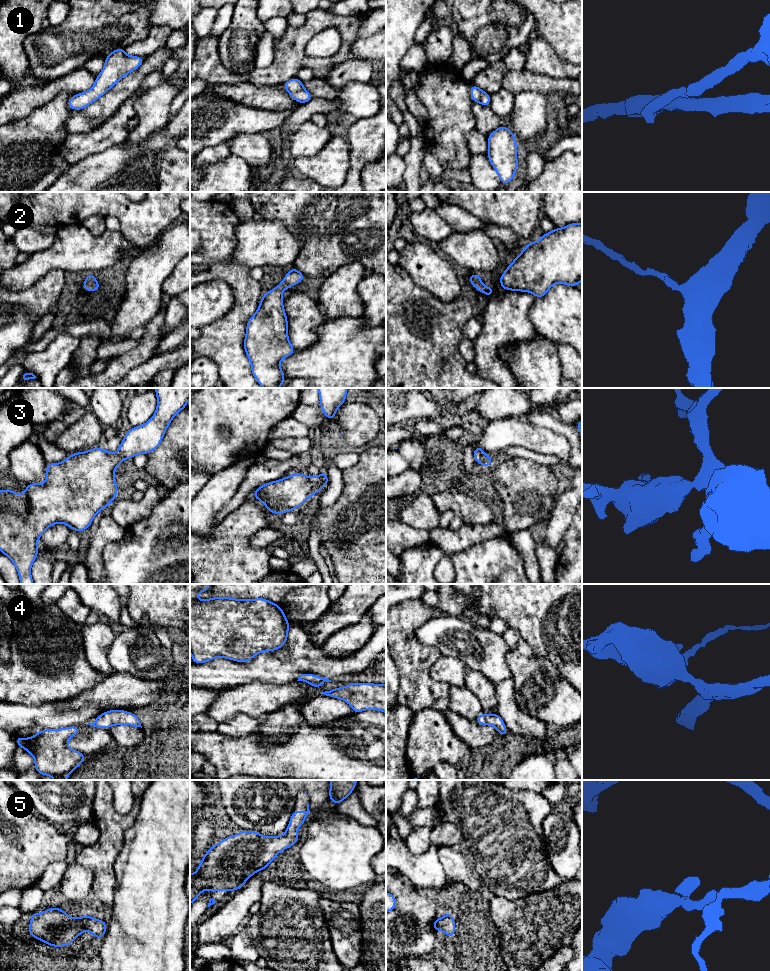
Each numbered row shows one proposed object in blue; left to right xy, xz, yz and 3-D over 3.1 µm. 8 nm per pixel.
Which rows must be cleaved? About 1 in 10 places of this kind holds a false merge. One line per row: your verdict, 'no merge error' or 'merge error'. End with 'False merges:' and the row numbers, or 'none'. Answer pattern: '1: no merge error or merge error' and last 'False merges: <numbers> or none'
1: no merge error
2: no merge error
3: no merge error
4: no merge error
5: no merge error
False merges: none

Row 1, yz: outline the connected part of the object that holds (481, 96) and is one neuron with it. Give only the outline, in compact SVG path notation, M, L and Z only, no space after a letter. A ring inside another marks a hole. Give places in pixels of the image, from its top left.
M470 85L470 92L471 92L471 99L473 102L481 103L486 107L490 106L491 96L487 92L481 90L476 85Z

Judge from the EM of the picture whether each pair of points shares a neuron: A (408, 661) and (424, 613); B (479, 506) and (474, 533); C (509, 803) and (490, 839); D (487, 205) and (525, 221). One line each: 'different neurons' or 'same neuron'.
A: same neuron
B: different neurons
C: same neuron
D: same neuron

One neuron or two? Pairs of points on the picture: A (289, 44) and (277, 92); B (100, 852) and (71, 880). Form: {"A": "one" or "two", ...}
{"A": "two", "B": "two"}

